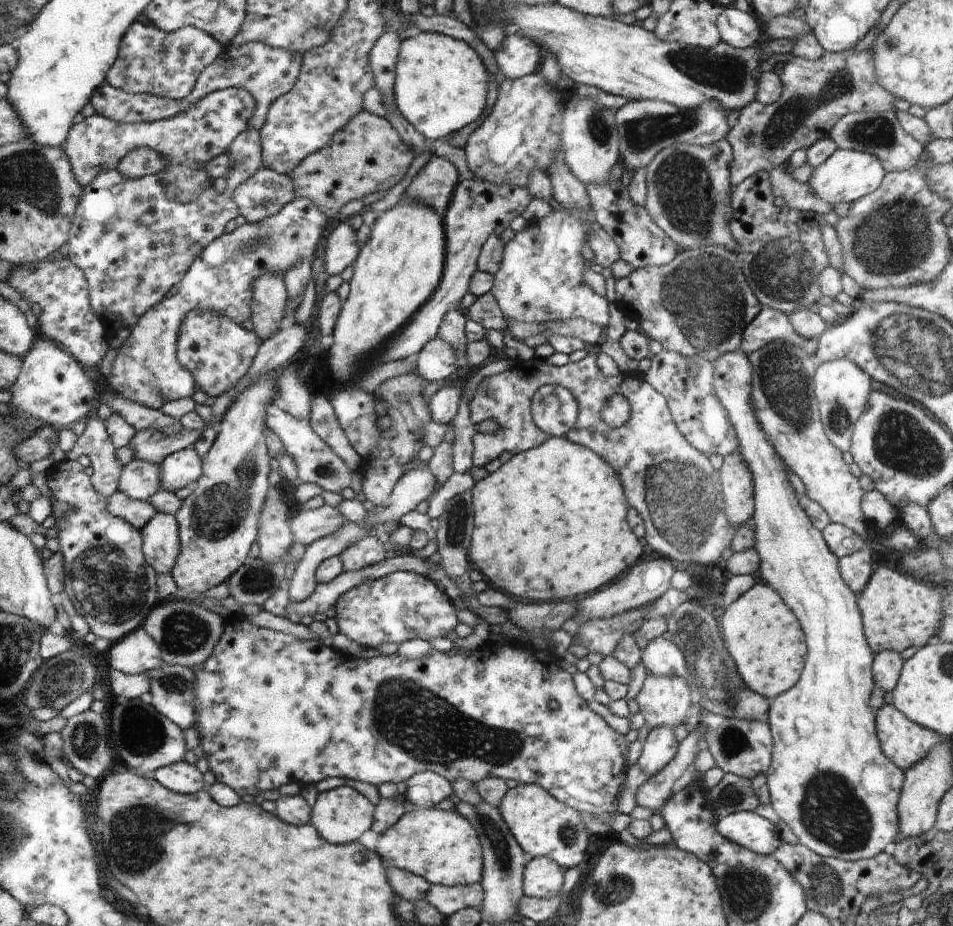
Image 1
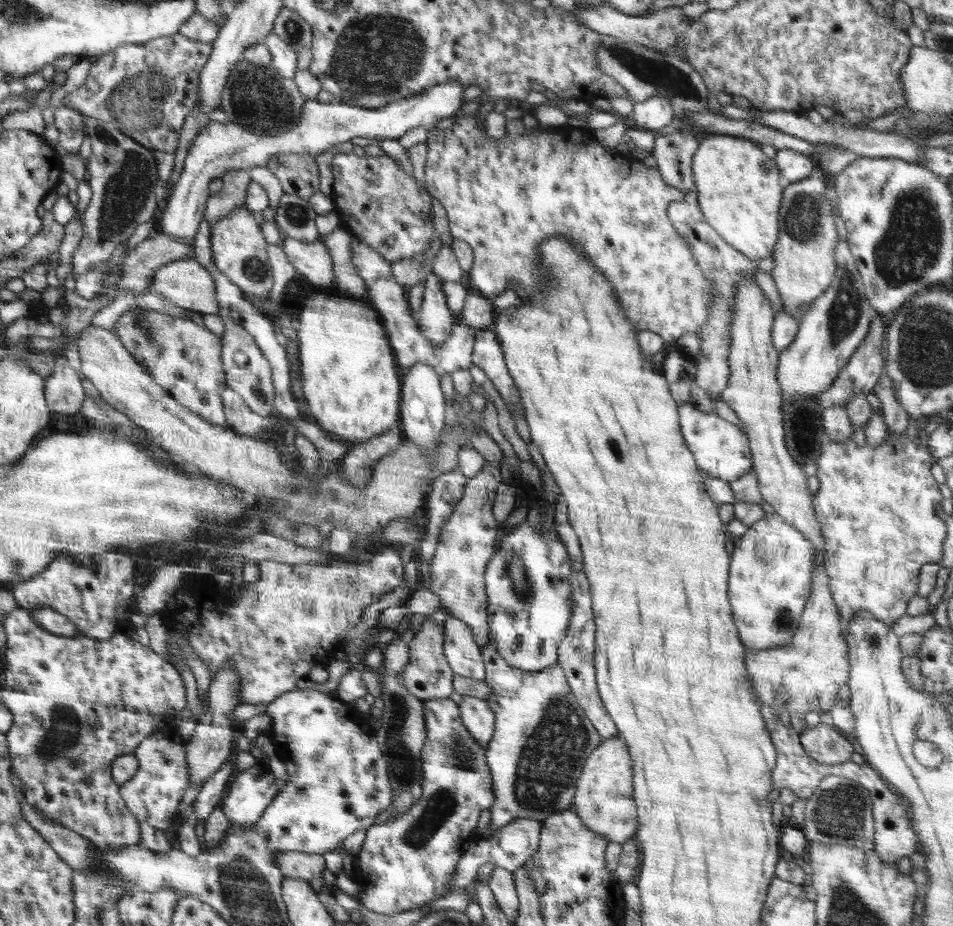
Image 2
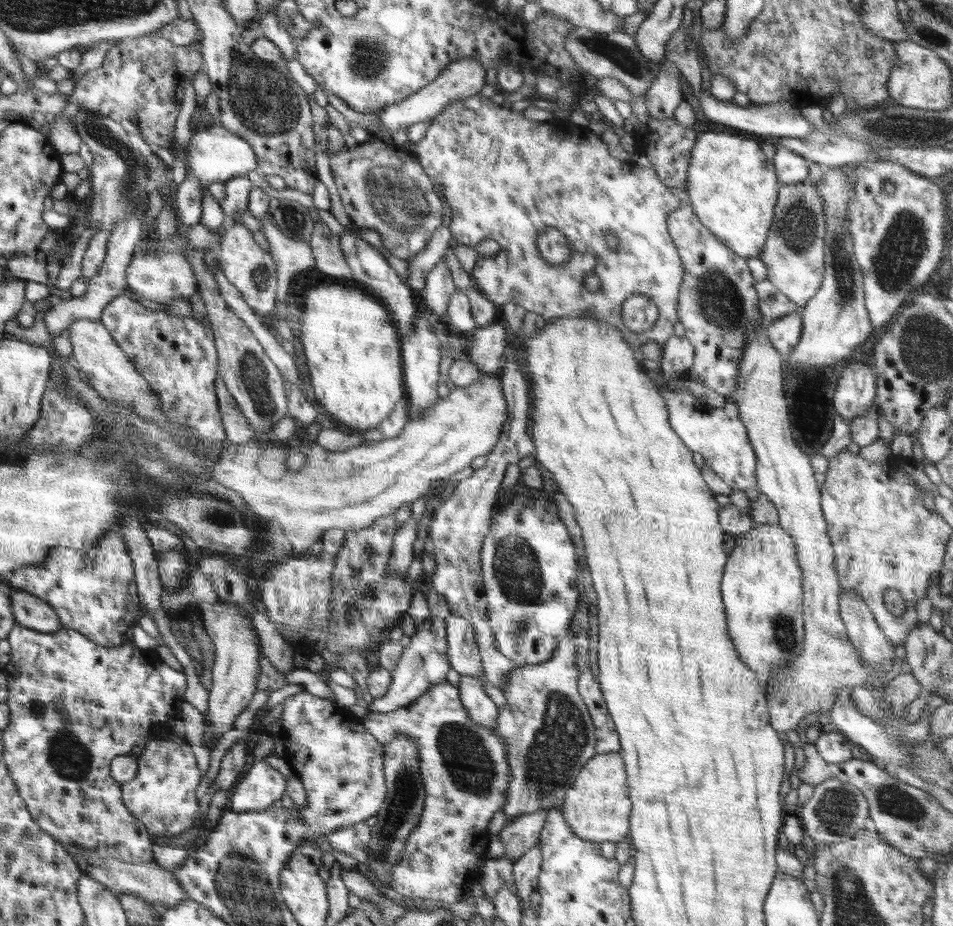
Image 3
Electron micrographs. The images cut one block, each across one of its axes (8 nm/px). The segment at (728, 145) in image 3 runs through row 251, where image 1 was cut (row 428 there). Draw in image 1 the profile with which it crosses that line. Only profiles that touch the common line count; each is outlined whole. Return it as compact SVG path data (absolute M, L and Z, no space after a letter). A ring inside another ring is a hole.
M741 349L736 352L728 352L728 354L722 354L714 366L714 390L720 404L726 408L728 412L728 420L736 432L736 438L738 438L738 451L744 464L750 468L750 474L752 474L752 480L754 480L754 514L751 516L754 520L754 548L758 552L758 558L760 558L760 576L766 584L776 592L778 596L788 605L788 608L796 615L798 622L804 632L807 644L807 653L805 656L804 668L802 674L798 678L798 682L794 684L790 690L783 692L780 696L771 699L770 708L768 708L768 726L773 738L772 747L772 760L768 771L765 772L767 778L767 786L770 794L770 800L772 808L776 811L776 814L780 817L782 822L786 822L790 828L794 831L794 834L798 837L799 843L806 848L812 850L816 854L827 857L830 859L837 858L847 861L862 860L874 858L877 854L883 852L884 848L890 842L897 843L902 840L900 835L900 824L898 824L898 800L900 800L900 791L904 782L905 771L894 766L882 752L880 748L880 742L876 734L876 722L875 714L872 712L869 704L870 695L874 690L874 678L872 676L872 663L873 663L873 652L867 643L864 630L863 622L861 618L861 612L858 608L857 598L854 592L846 586L844 580L839 571L839 558L828 548L824 537L821 532L812 525L810 518L804 512L804 509L800 507L798 503L798 496L795 493L792 483L788 481L788 473L784 470L783 460L778 456L778 453L774 450L774 446L770 444L770 440L766 438L766 434L762 432L760 423L754 416L754 406L752 406L751 392L752 392L752 365L750 359Z

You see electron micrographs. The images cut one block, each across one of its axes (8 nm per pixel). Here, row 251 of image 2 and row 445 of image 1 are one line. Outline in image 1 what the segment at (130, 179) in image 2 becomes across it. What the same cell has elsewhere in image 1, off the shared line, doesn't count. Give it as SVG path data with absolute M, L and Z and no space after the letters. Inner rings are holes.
M92 417L86 419L85 424L84 432L66 456L74 461L77 461L82 454L90 458L94 470L92 474L94 488L107 499L118 491L118 480L123 466L116 458L117 448L110 442L105 423L98 417Z

